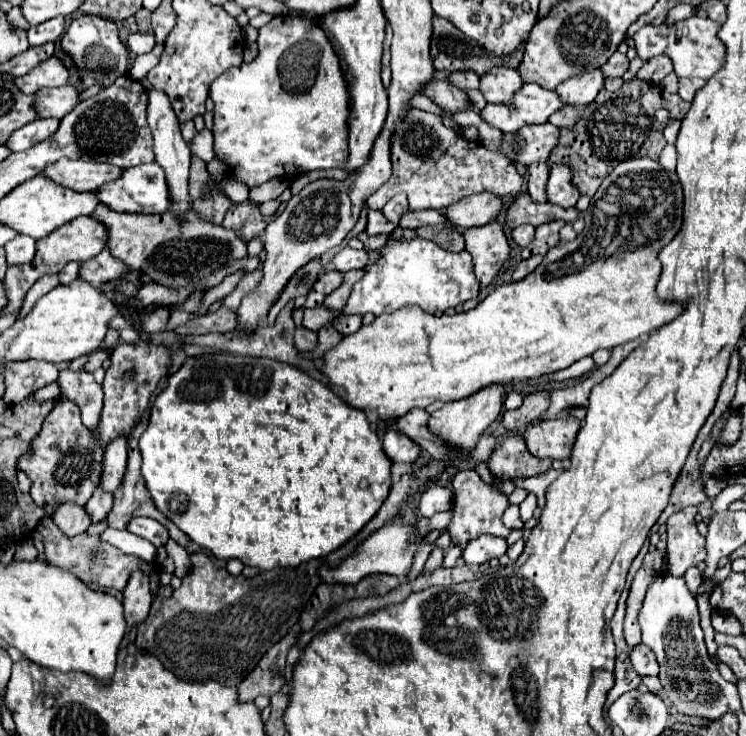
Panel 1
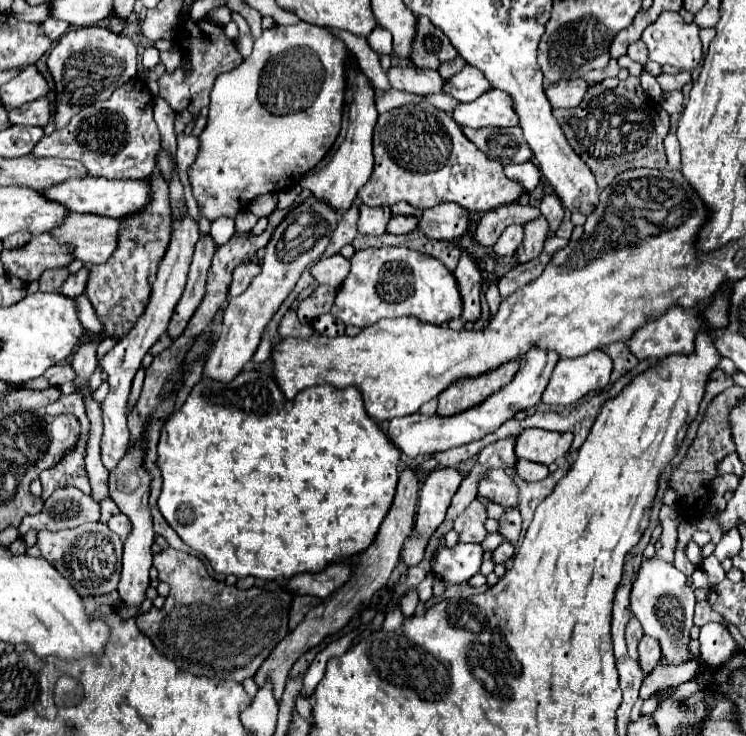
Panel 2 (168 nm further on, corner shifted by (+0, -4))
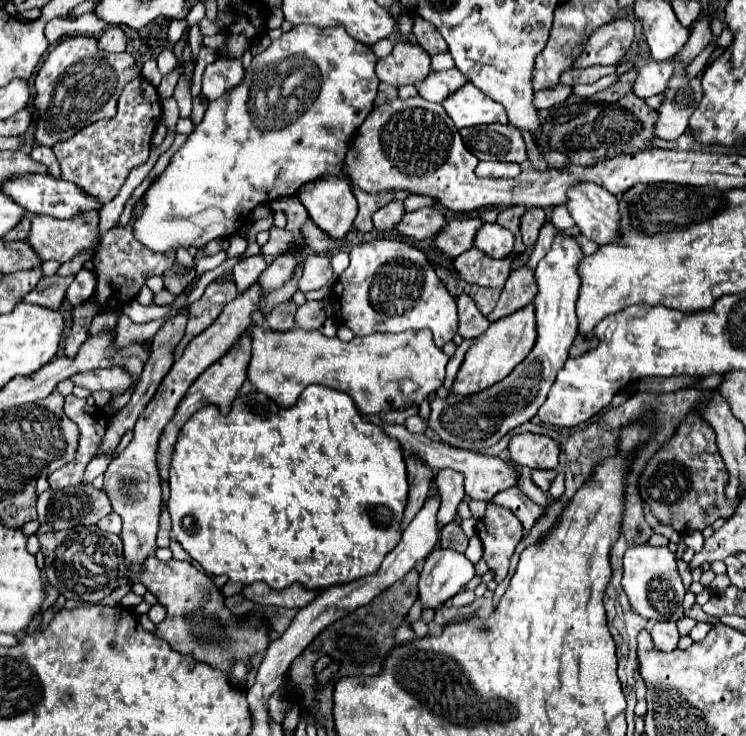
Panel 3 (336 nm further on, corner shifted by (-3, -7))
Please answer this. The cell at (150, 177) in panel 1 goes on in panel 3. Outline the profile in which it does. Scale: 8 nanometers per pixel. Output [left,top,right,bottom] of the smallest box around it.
[4,174,102,218]

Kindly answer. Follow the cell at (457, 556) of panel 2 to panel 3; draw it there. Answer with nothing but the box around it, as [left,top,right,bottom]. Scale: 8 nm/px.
[418,548,476,608]

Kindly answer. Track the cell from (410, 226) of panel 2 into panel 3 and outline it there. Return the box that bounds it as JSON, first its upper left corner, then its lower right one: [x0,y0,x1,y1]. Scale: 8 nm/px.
[372,202,404,232]

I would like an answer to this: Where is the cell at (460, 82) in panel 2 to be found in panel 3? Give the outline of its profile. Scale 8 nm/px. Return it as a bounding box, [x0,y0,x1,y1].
[418,68,468,102]

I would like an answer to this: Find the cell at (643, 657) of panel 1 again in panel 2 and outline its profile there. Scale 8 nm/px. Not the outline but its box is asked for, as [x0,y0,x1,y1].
[639,635,661,673]

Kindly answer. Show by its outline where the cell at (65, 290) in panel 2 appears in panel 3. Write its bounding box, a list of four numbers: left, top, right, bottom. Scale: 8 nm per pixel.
[24,274,74,310]

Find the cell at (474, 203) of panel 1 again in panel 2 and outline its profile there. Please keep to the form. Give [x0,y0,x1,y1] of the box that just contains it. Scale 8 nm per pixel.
[417,203,469,241]

